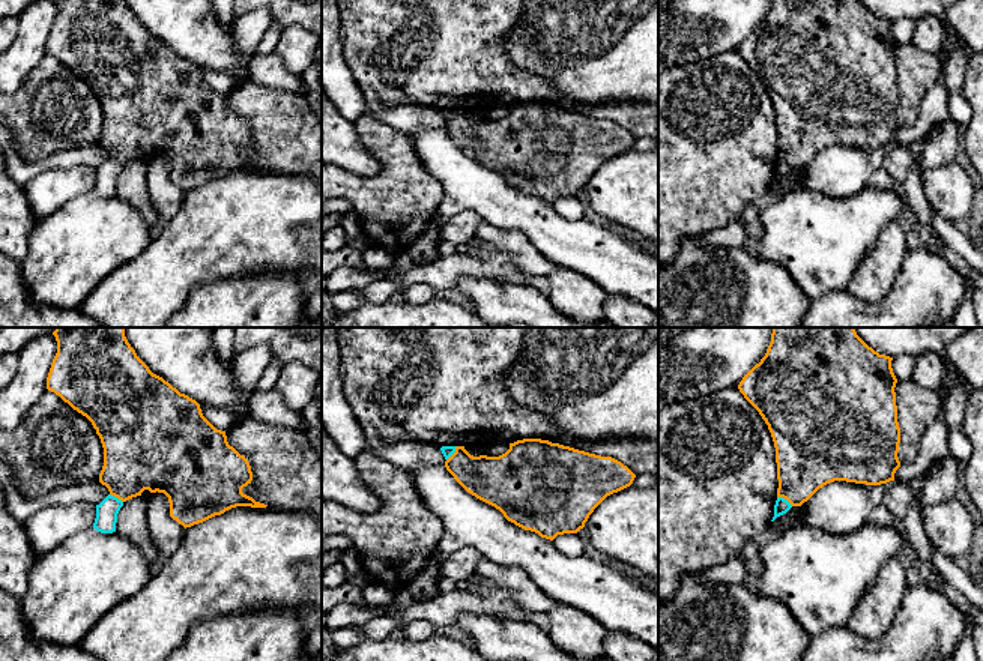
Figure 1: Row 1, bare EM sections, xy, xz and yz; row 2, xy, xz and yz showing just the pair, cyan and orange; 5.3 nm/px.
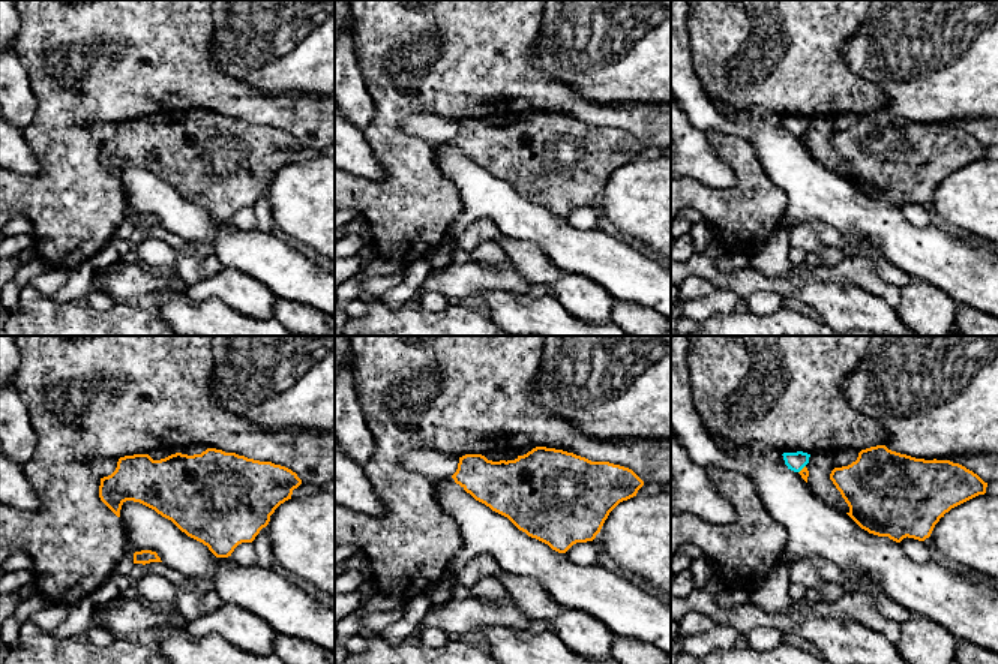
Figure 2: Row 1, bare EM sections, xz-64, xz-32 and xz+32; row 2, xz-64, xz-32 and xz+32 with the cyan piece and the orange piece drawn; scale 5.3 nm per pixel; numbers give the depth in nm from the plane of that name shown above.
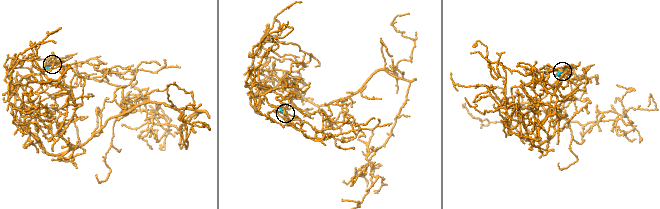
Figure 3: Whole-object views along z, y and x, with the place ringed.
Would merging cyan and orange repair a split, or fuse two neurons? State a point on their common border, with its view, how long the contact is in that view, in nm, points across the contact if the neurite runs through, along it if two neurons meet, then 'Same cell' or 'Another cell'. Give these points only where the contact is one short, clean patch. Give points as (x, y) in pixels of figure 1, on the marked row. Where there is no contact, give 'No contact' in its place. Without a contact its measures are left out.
Touches cyan at yz (785, 499). Shared border 100 nm. Boundary: yz (777, 496), (782, 496), (792, 505). Another cell

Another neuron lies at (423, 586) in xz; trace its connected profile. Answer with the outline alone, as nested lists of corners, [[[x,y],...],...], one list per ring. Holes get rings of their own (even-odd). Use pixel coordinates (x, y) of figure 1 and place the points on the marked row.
[[[434,556],[403,589],[413,596],[413,601],[430,601],[440,595],[439,590],[440,562]]]

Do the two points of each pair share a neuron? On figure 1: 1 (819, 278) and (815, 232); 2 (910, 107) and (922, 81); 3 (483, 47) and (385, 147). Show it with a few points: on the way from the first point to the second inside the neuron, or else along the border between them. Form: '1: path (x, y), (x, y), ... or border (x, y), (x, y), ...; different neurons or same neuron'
1: path (819, 266), (819, 244); same neuron
2: path (910, 101), (916, 87); same neuron
3: path (445, 47), (435, 47), (372, 110); same neuron

